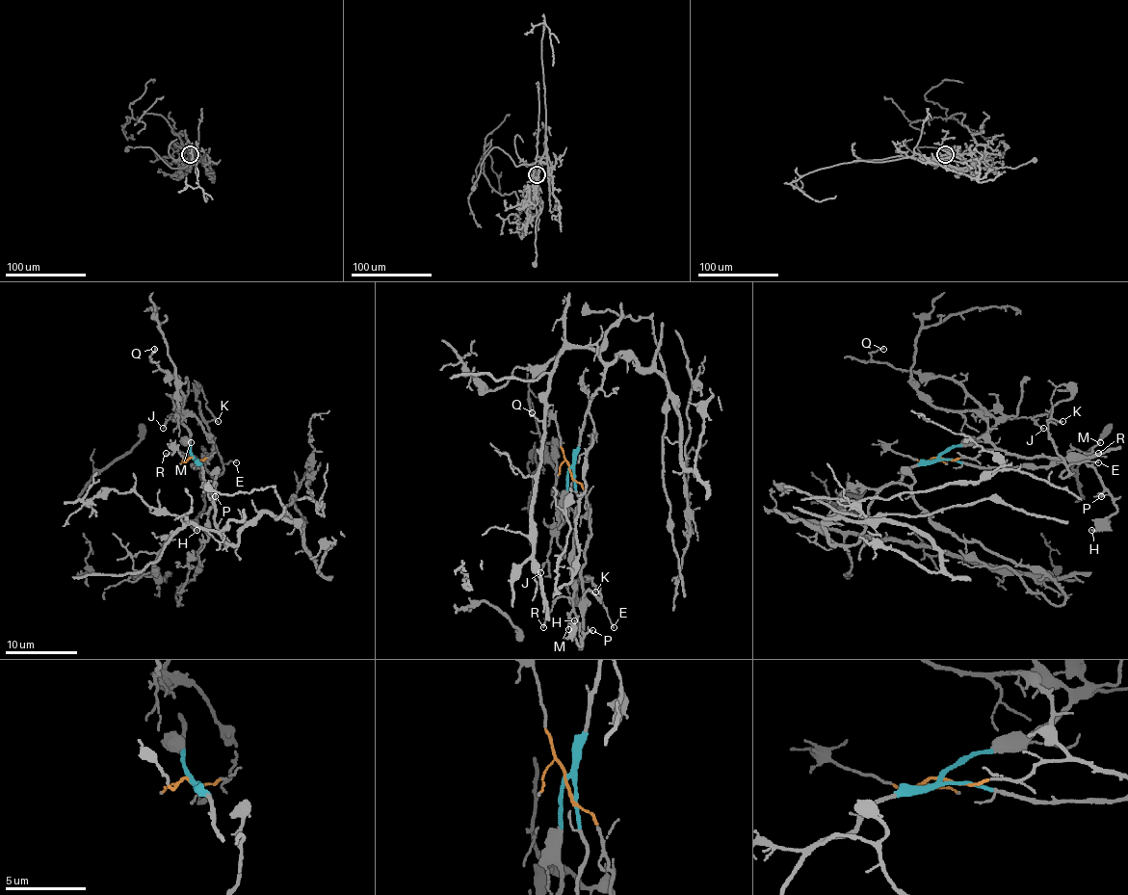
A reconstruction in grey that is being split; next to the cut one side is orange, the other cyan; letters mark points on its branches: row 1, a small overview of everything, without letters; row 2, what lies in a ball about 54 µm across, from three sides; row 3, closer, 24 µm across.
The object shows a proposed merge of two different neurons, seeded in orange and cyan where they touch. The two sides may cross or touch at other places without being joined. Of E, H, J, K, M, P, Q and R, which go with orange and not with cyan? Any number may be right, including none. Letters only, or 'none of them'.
E, K

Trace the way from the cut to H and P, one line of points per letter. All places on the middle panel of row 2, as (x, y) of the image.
H: (569, 468), (578, 497), (571, 579), (573, 612), (584, 633), (580, 645), (574, 620)
P: (569, 468), (573, 470), (578, 497), (571, 579), (574, 590), (573, 612), (584, 633), (592, 629)

